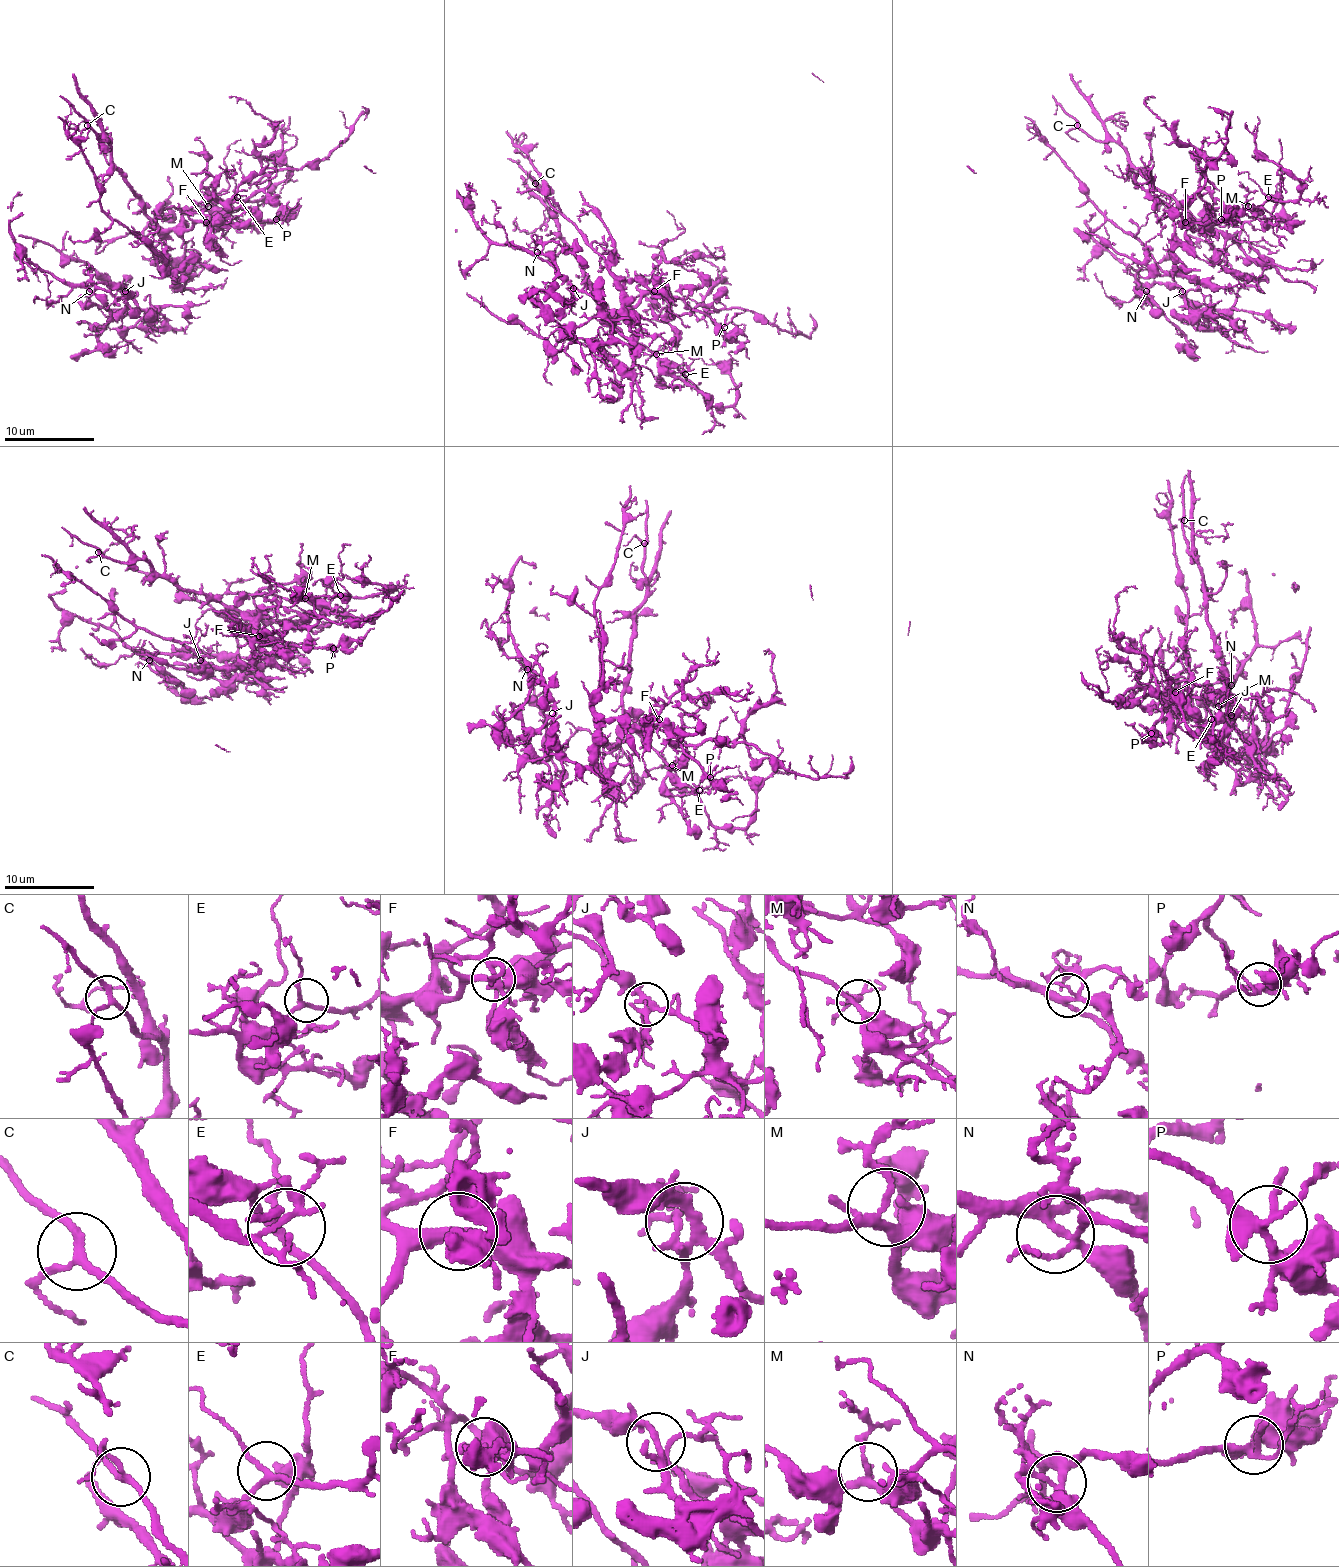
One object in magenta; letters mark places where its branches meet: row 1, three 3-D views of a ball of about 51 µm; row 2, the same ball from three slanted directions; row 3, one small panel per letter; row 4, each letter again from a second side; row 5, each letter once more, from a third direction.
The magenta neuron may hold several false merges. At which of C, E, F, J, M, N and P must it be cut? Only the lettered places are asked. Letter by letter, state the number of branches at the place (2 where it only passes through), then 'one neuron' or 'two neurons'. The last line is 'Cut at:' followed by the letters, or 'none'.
C: 3 | one neuron
E: 3 | one neuron
F: 5 | one neuron
J: 5 | one neuron
M: 4 | one neuron
N: 5 | one neuron
P: 5 | one neuron
Cut at: none

